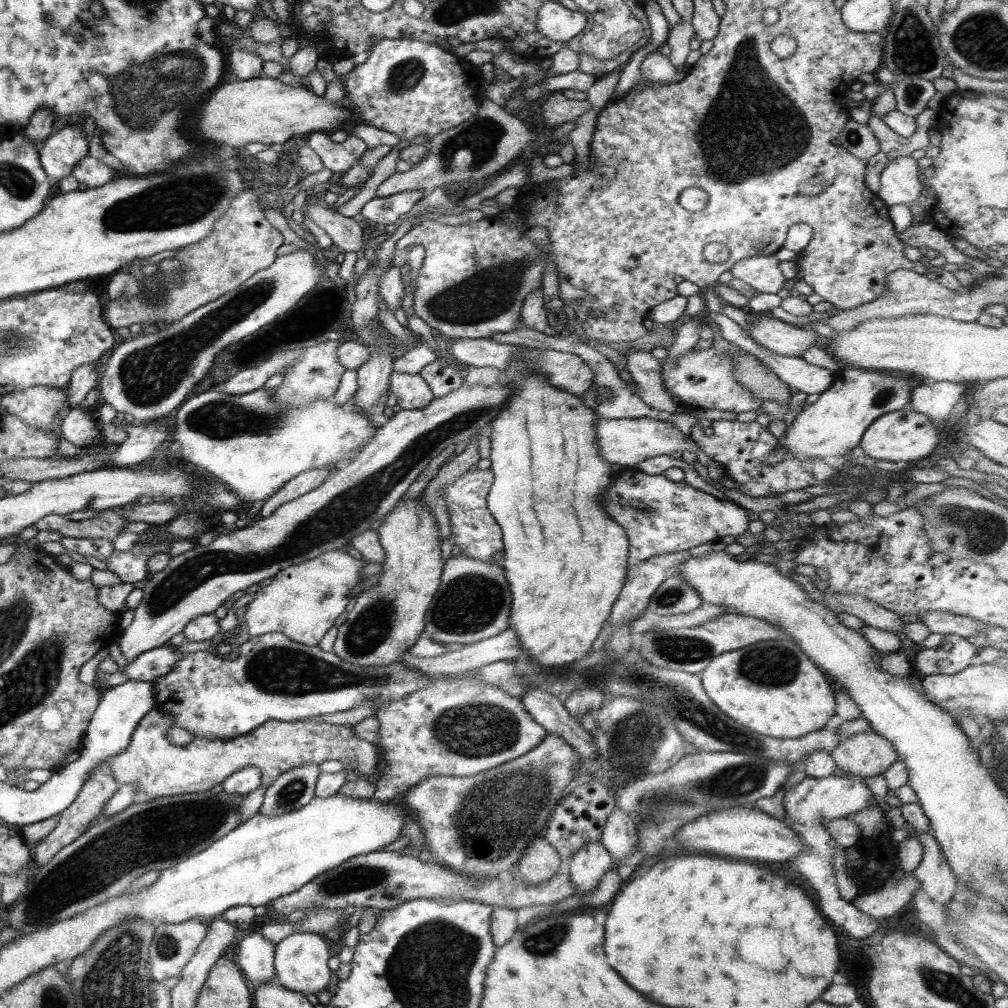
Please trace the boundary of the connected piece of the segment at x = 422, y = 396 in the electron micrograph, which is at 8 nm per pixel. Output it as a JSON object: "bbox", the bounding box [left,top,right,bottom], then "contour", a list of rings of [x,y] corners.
{"bbox":[389,370,433,409],"contour":[[[393,370],[389,379],[389,391],[398,398],[398,404],[403,409],[422,409],[432,401],[433,394],[419,374],[399,373]]]}

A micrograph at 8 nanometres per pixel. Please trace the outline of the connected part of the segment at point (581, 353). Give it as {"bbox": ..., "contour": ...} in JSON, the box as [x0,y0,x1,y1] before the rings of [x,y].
{"bbox":[489,324,704,439],"contour":[[[522,324],[522,326],[518,326],[518,328],[512,330],[512,332],[496,334],[496,336],[490,336],[489,339],[494,342],[499,342],[500,344],[514,344],[516,346],[534,349],[552,349],[560,352],[571,352],[579,356],[594,371],[595,377],[593,378],[592,387],[588,389],[582,397],[578,398],[597,414],[597,418],[606,418],[608,420],[650,418],[652,420],[668,421],[674,423],[684,434],[686,439],[691,439],[691,428],[700,422],[700,418],[704,418],[702,416],[696,417],[690,413],[670,414],[669,412],[662,412],[660,409],[654,408],[652,405],[646,404],[644,401],[640,400],[638,395],[629,388],[628,384],[624,382],[622,378],[620,378],[615,365],[612,364],[607,357],[602,355],[602,353],[594,350],[594,345],[580,341],[579,333],[572,332],[568,337],[560,337],[560,334],[546,335]]]}

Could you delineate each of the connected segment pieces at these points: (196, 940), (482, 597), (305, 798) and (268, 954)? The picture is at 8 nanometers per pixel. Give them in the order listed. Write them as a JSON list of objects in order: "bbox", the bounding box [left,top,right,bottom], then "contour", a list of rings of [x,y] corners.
[{"bbox":[148,921,207,980],"contour":[[[205,921],[159,923],[149,946],[148,973],[153,980],[178,977],[207,933]]]},{"bbox":[424,553,511,645],"contour":[[[464,553],[448,558],[441,583],[425,612],[424,634],[445,644],[469,645],[510,628],[511,592],[501,564],[487,563]]]},{"bbox":[259,764,321,816],"contour":[[[306,764],[284,772],[266,789],[259,813],[282,816],[298,810],[316,797],[315,786],[321,775],[316,764]]]},{"bbox":[238,932,275,984],"contour":[[[251,932],[244,940],[242,940],[242,948],[240,948],[240,962],[238,966],[241,973],[254,984],[264,984],[275,979],[275,944],[266,940],[261,932]]]}]

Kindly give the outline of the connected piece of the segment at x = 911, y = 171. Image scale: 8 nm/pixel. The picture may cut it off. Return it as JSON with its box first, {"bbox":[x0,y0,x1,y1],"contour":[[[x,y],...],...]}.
{"bbox":[876,154,922,207],"contour":[[[910,154],[893,155],[883,168],[876,189],[880,200],[887,207],[895,204],[912,206],[920,198],[922,183],[918,179],[917,160]]]}

